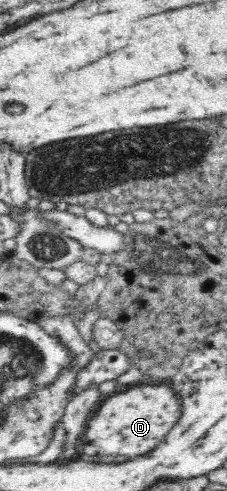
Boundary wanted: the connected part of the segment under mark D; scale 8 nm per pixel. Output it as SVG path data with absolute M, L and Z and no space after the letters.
M167 381L141 383L121 388L103 402L87 421L85 433L78 442L78 458L127 455L139 457L163 441L169 429L181 417L181 403Z

